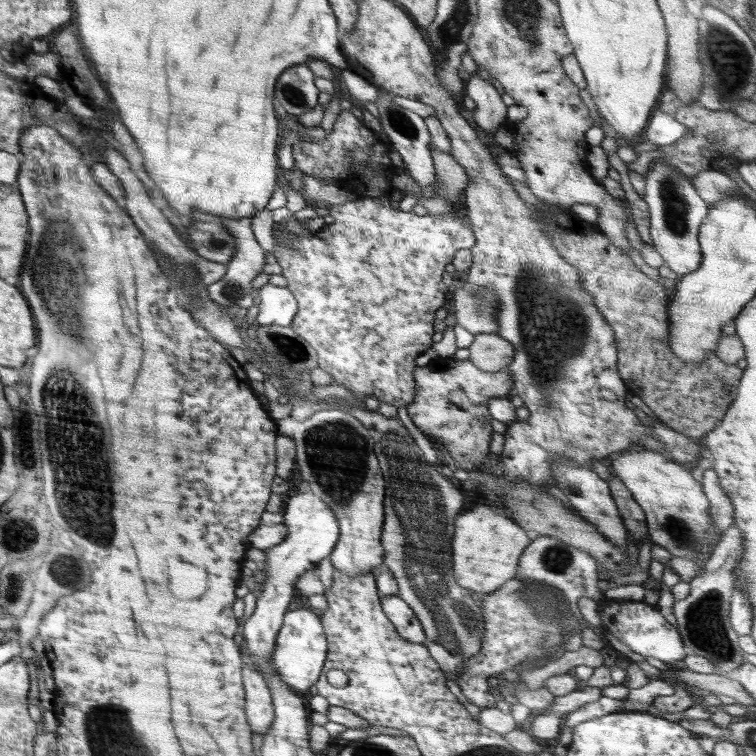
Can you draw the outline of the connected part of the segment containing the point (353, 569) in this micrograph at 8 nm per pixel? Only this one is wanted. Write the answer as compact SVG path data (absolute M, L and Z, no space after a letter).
M335 409L319 410L306 420L288 416L275 423L277 435L288 436L296 445L295 462L300 466L302 480L308 482L312 493L322 499L338 519L338 542L328 556L333 568L350 578L375 574L374 570L384 560L381 536L385 480L369 430L350 413Z

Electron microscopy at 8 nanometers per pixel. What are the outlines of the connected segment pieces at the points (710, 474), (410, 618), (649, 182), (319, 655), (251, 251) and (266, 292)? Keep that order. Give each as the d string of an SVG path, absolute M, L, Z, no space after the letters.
M713 468L704 470L702 485L703 491L706 493L708 501L710 501L710 510L708 510L710 519L720 529L720 533L724 534L724 531L733 524L733 518L735 517L734 505L728 499L728 495L724 493L724 489L720 488L718 477L716 477Z
M388 595L381 598L381 607L388 620L395 626L397 634L410 643L423 644L426 634L416 613L402 600L402 597Z
M654 161L654 168L648 170L644 178L643 200L650 212L650 236L654 249L662 256L664 264L680 276L694 272L702 262L698 236L710 206L698 195L690 178L666 162Z
M305 598L304 604L296 610L286 611L283 626L276 640L276 649L273 653L271 664L281 680L303 697L308 696L310 687L320 677L327 656L327 638L320 621L320 613L315 611Z
M250 217L226 220L223 226L229 229L233 238L236 238L236 252L227 262L226 274L220 280L207 286L209 298L222 307L232 308L233 306L239 306L240 308L248 309L254 305L253 292L256 292L253 288L252 280L256 275L262 273L262 268L266 264L266 252L253 236Z
M266 283L256 293L260 295L258 304L259 313L254 325L290 326L296 312L298 312L297 301L287 287L275 286Z

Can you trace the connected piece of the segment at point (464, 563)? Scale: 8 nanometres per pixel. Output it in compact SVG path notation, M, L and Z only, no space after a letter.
M496 506L473 507L455 520L456 534L452 540L452 573L458 585L484 594L506 587L506 580L519 577L520 555L530 544L524 529Z

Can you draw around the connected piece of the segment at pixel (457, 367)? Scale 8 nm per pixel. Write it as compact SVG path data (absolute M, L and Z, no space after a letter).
M436 357L426 366L414 366L414 380L416 393L414 393L414 401L407 407L407 412L416 427L433 444L444 445L463 470L474 470L474 467L480 467L482 463L487 462L491 456L490 442L493 434L488 399L509 397L509 390L514 384L510 371L504 368L496 372L488 372L476 367L468 358Z

